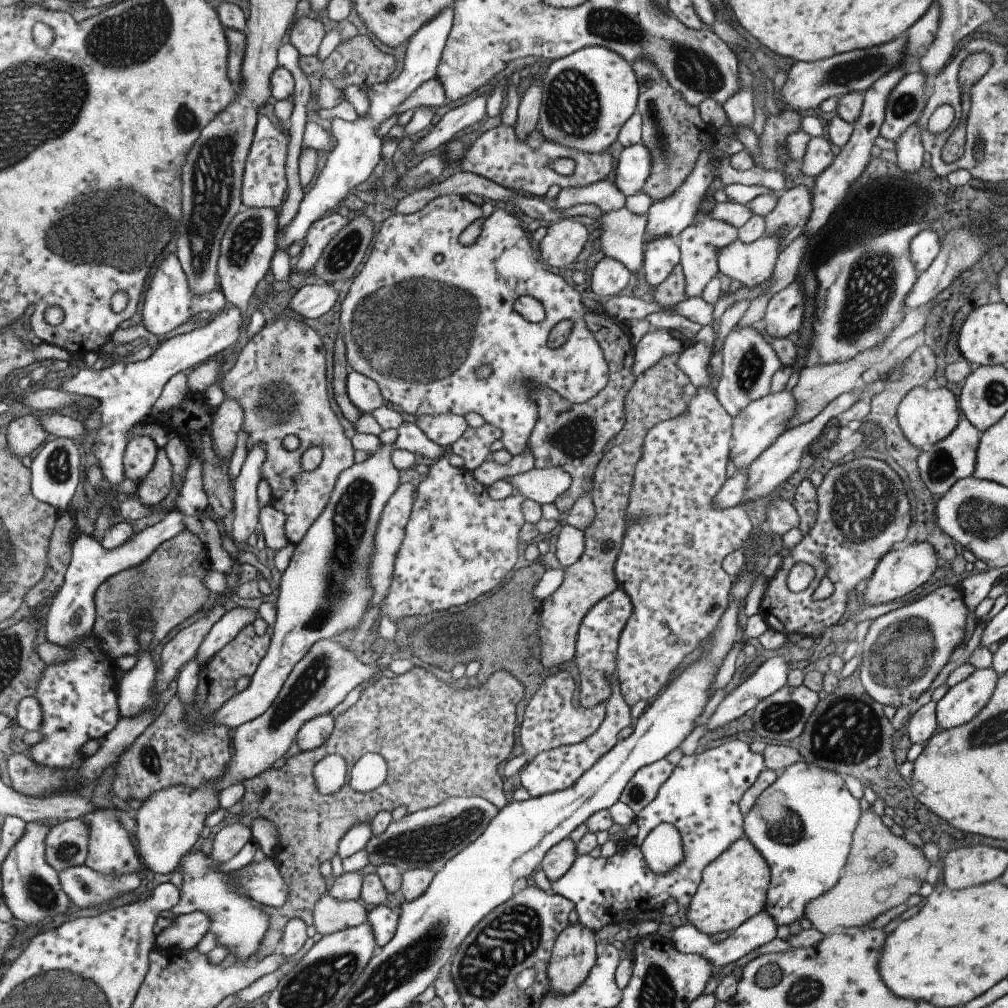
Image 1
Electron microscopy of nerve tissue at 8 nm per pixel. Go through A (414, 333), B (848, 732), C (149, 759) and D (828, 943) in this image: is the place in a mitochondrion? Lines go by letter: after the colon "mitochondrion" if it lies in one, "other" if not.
A: mitochondrion
B: mitochondrion
C: mitochondrion
D: other

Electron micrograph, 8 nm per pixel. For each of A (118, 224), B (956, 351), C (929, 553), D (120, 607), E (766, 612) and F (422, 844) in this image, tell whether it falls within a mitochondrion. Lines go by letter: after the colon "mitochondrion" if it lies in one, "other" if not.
A: mitochondrion
B: other
C: other
D: mitochondrion
E: other
F: mitochondrion

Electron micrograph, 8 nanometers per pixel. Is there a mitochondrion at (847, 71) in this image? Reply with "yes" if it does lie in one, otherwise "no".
yes

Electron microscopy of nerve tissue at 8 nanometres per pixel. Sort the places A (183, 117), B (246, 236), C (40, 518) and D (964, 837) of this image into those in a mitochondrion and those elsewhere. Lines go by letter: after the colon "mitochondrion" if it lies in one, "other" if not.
A: mitochondrion
B: mitochondrion
C: other
D: other

